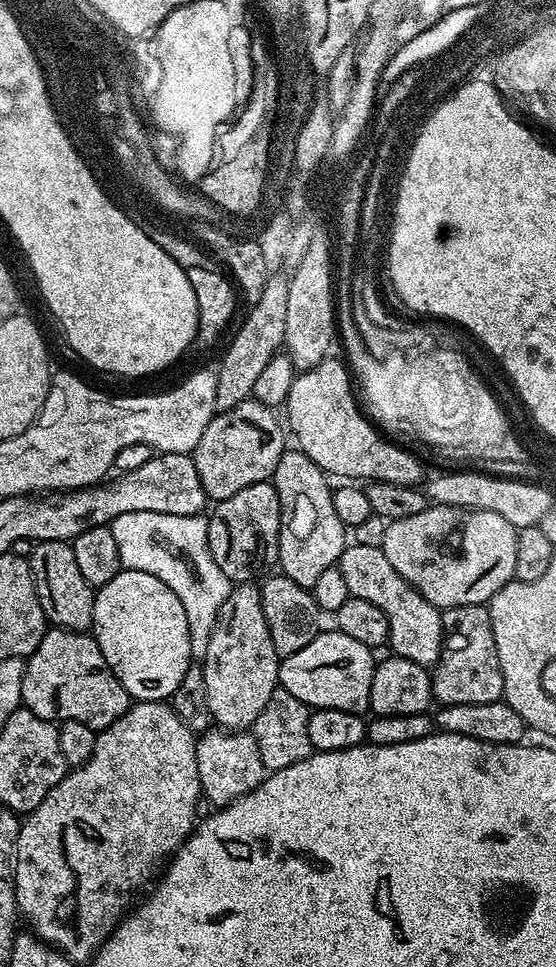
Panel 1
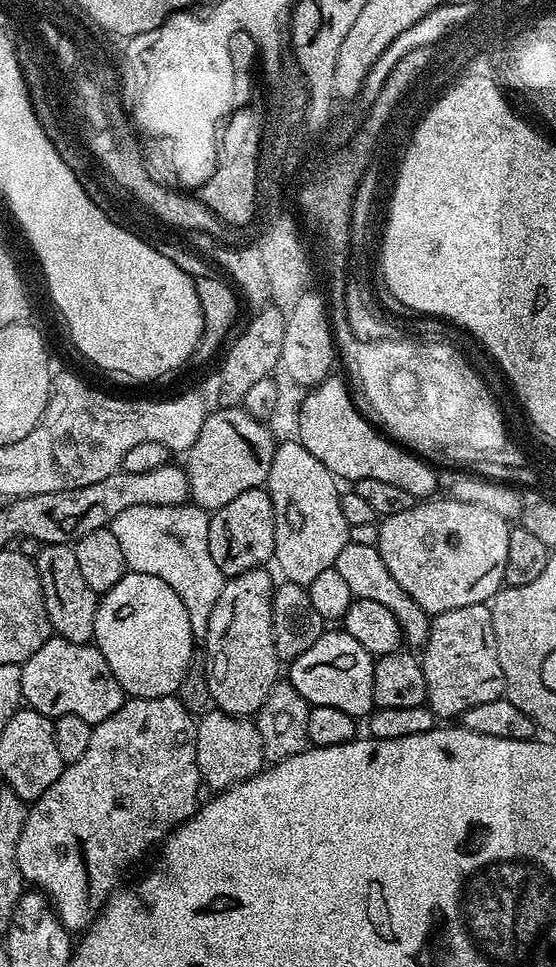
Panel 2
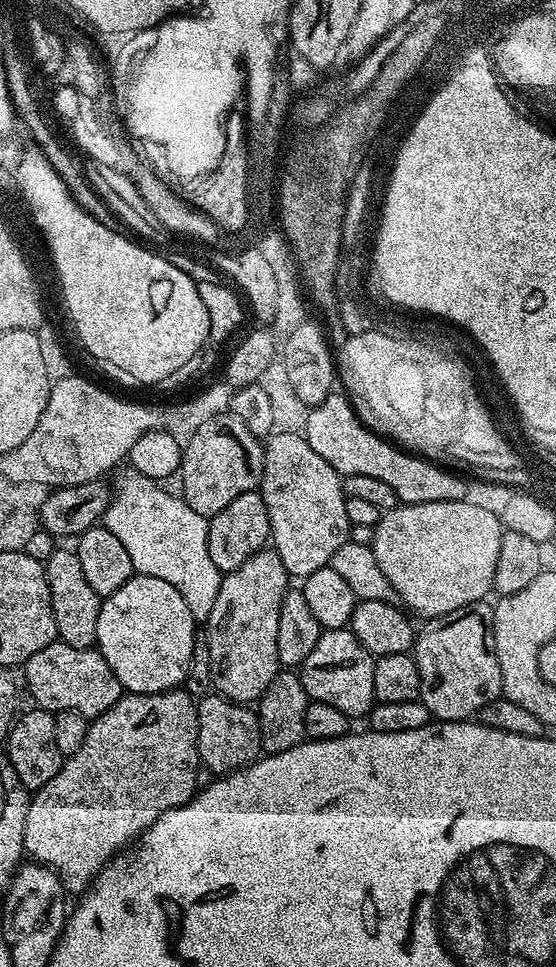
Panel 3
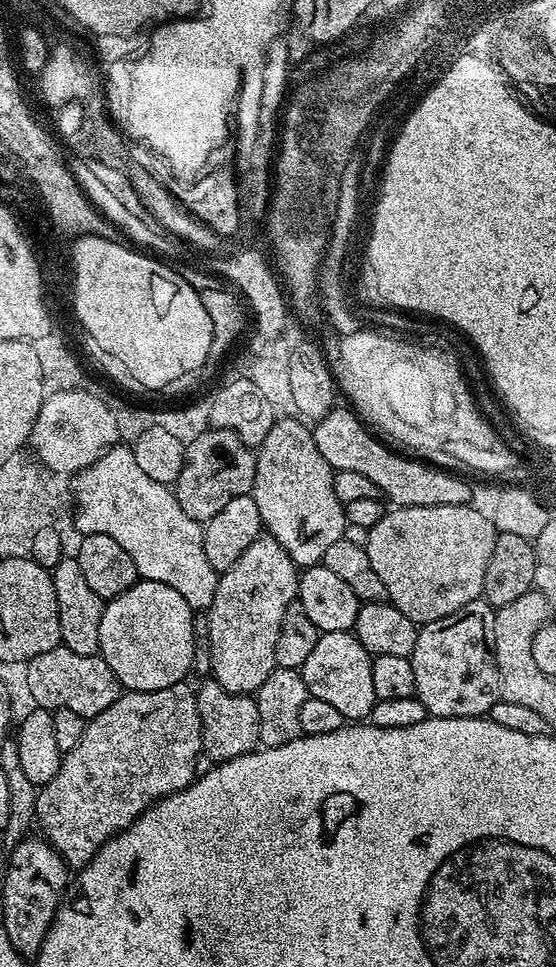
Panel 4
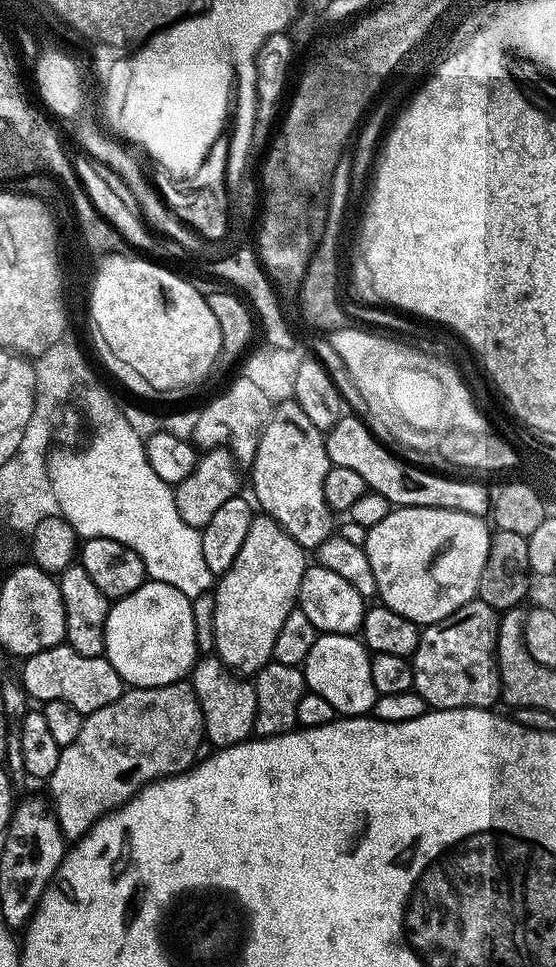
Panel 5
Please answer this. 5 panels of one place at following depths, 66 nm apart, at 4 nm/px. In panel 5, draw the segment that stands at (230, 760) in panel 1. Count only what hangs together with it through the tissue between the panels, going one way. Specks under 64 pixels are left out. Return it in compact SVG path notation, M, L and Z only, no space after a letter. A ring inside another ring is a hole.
M204 654L197 659L191 673L190 683L200 702L204 715L206 740L217 749L241 744L253 735L256 727L256 686L228 668L216 654Z

